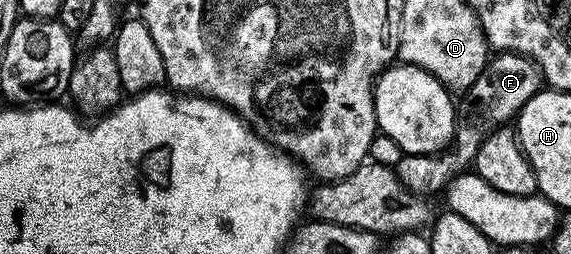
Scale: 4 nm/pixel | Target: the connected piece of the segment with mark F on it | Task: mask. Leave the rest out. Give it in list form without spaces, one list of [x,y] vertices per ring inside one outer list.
[[[496,52],[490,58],[481,71],[477,83],[466,90],[456,104],[456,120],[454,139],[451,149],[438,154],[411,153],[402,154],[398,163],[394,164],[394,170],[404,186],[414,193],[431,197],[432,194],[442,192],[448,182],[457,173],[466,172],[473,164],[481,143],[487,138],[487,134],[494,133],[507,120],[514,118],[520,109],[533,99],[544,88],[543,73],[539,70],[539,64],[531,57],[520,53]]]

